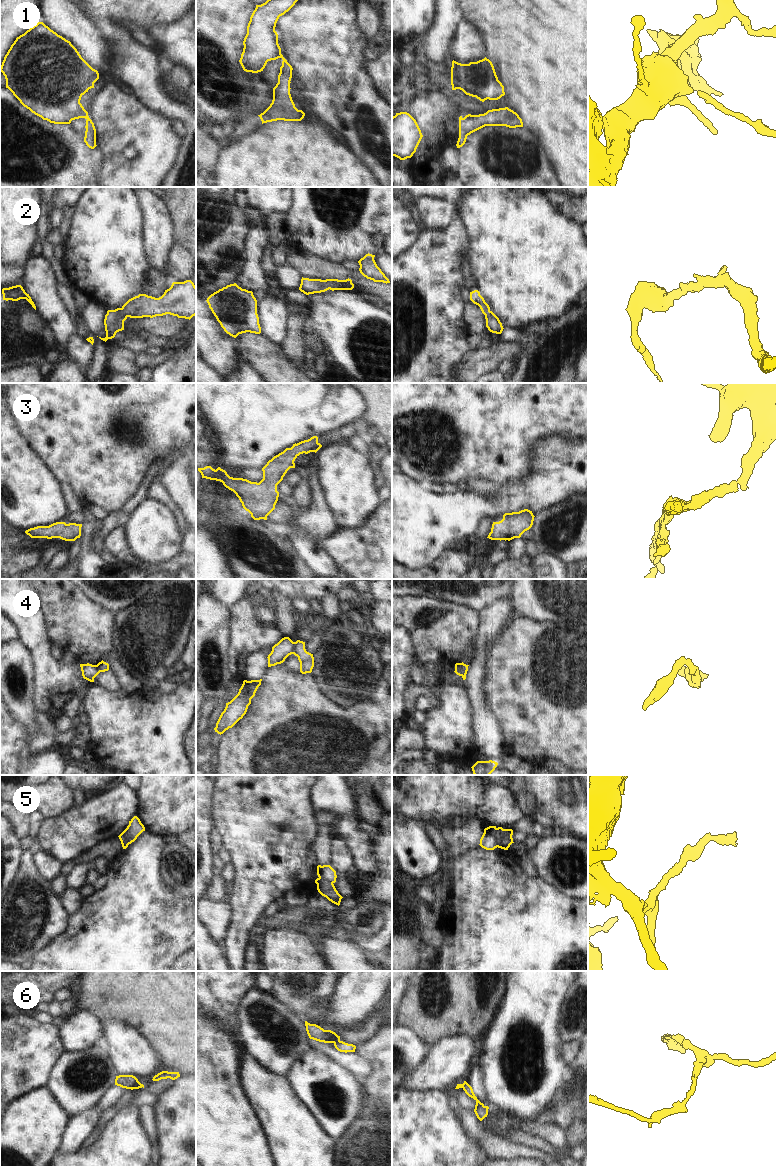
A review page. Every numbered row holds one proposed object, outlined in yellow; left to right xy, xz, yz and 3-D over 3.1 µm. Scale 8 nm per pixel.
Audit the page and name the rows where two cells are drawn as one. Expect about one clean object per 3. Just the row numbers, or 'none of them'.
1, 4, 5, 6

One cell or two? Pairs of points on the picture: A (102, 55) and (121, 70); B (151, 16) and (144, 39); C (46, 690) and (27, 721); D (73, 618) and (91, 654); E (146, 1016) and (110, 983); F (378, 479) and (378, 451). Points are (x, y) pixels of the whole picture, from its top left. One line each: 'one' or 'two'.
A: two
B: two
C: two
D: one
E: one
F: one

